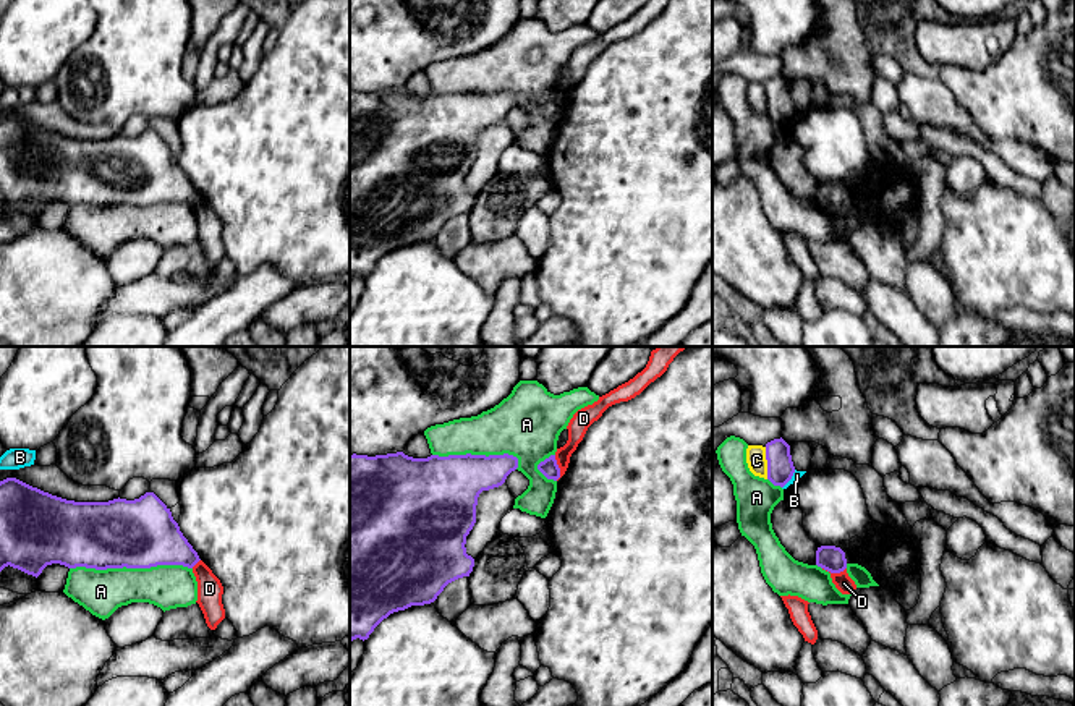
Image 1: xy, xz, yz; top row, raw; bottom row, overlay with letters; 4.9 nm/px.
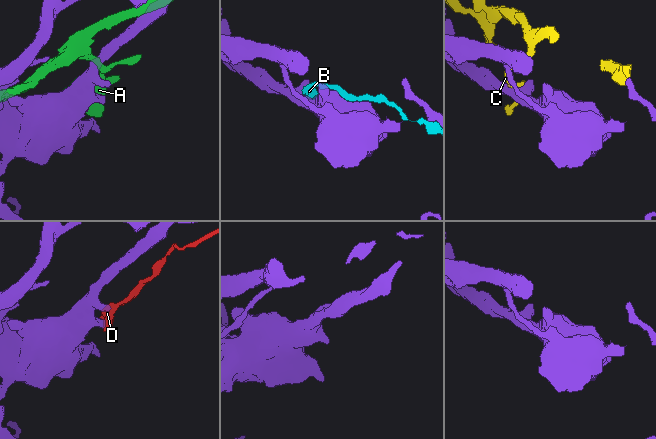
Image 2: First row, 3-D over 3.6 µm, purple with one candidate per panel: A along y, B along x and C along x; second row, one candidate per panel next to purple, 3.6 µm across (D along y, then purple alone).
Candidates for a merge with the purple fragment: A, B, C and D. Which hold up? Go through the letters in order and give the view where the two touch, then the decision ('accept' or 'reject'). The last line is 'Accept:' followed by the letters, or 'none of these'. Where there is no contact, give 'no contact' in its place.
A: xy | reject
B: yz | reject
C: yz | reject
D: xz | reject
Accept: none of these

